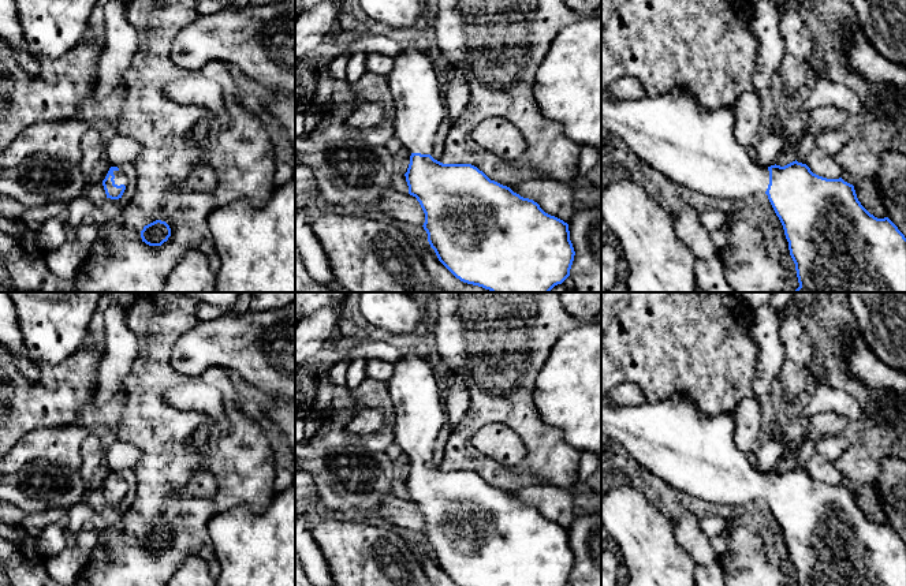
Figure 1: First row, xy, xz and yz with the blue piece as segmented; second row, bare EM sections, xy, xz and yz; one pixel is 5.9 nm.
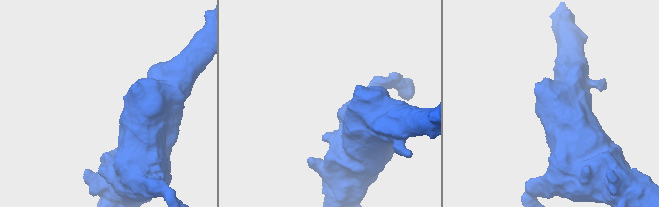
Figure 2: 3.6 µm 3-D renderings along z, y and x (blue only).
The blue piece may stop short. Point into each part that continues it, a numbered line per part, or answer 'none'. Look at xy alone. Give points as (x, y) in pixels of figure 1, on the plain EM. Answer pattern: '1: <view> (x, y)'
1: xy (119, 485)

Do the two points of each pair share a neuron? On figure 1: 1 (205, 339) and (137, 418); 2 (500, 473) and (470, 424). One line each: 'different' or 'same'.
1: different
2: same

